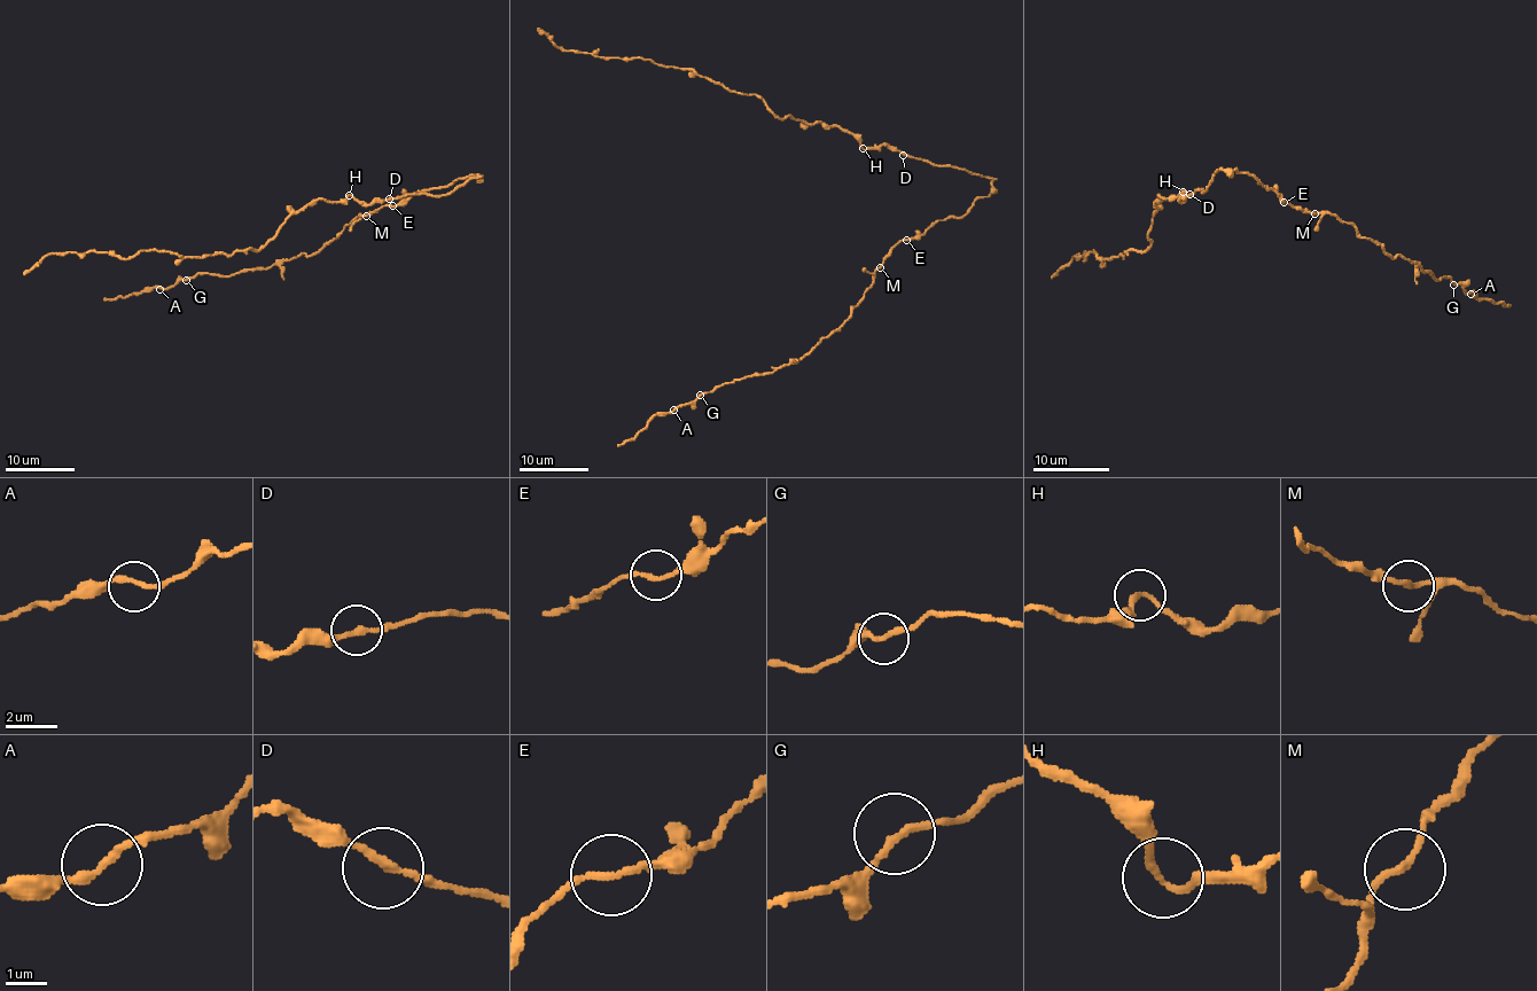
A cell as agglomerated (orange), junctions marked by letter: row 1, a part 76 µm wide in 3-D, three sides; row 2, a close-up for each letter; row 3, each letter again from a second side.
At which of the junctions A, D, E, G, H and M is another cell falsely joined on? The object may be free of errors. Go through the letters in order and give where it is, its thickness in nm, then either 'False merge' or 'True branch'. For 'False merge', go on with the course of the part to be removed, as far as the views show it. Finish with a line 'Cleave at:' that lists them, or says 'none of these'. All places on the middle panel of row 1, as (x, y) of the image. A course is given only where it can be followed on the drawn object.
A: Place: (673, 410). Thickness 200 nm. True branch
D: Place: (903, 155). Thickness 190 nm. True branch
E: Place: (906, 240). Thickness 160 nm. True branch
G: Place: (700, 395). Thickness 190 nm. True branch
H: Place: (863, 148). Thickness 180 nm. True branch
M: Place: (880, 267). Thickness 180 nm. True branch
Cleave at: none of these

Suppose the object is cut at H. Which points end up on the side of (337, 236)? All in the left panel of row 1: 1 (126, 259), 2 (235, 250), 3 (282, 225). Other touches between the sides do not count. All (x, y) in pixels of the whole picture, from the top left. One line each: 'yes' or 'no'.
1: no
2: no
3: no

